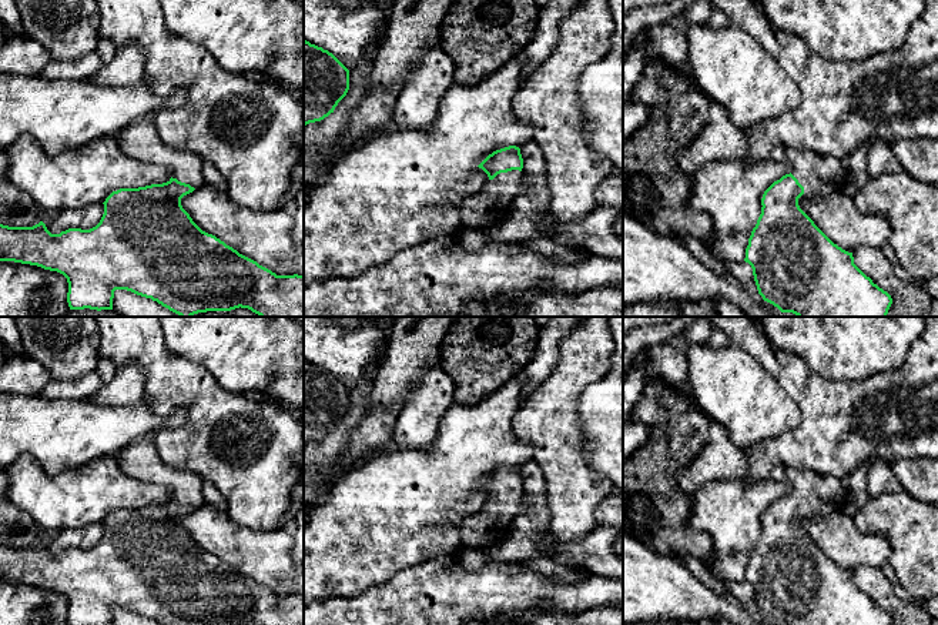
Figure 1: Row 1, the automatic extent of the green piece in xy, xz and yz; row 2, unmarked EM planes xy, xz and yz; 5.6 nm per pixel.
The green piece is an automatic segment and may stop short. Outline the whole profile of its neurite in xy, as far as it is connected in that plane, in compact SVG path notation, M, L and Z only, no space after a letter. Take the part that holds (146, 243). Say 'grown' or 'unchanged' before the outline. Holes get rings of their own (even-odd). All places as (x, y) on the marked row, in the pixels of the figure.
grown; M151 118L131 121L115 136L121 150L134 160L164 166L171 178L163 184L113 191L104 204L100 223L90 228L68 228L51 234L40 221L33 227L0 224L0 261L14 261L57 271L67 278L70 310L113 310L115 290L127 290L151 298L180 317L207 311L248 308L259 317L304 317L304 275L277 275L257 261L239 254L212 234L202 231L182 208L181 198L200 187L204 160L188 150L168 147L160 138Z

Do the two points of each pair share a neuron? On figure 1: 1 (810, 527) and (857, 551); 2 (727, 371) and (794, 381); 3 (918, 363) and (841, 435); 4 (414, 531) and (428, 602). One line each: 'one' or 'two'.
1: one
2: two
3: one
4: two

